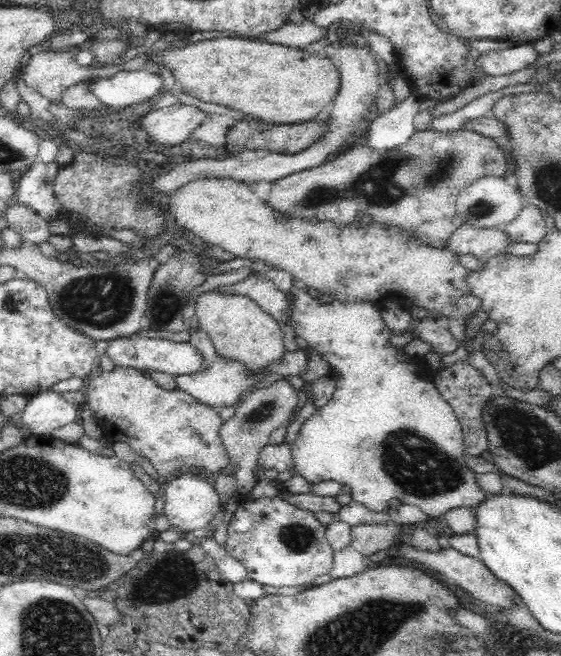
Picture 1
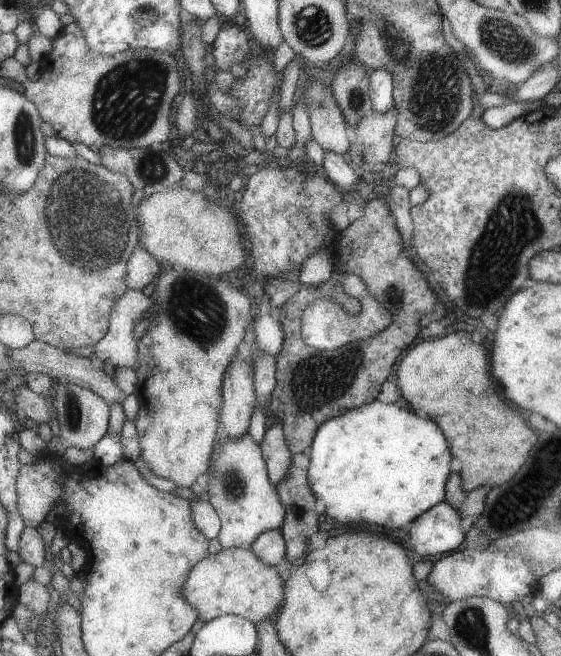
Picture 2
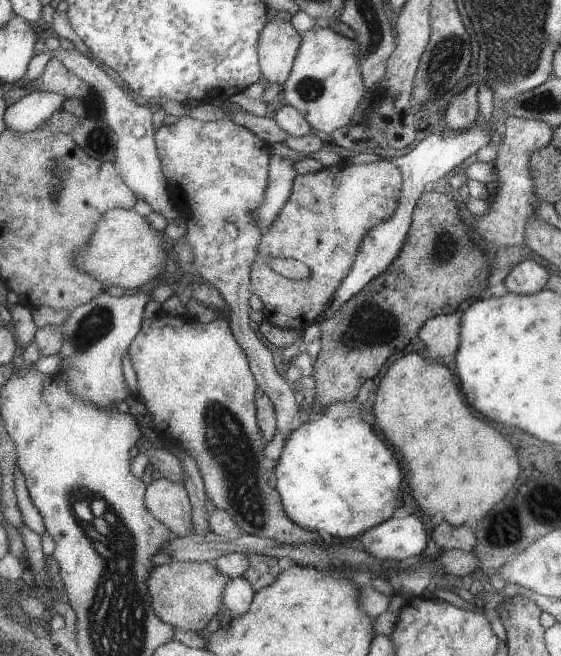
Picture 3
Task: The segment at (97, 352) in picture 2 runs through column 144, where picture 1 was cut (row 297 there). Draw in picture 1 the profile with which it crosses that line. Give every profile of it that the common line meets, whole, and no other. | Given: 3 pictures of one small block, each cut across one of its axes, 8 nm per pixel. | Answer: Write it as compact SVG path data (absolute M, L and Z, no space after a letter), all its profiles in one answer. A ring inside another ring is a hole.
M298 285L294 286L291 293L294 294L295 298L294 308L291 312L291 320L294 327L296 327L297 337L306 341L309 344L309 348L318 352L321 358L328 362L330 370L334 370L334 375L336 375L336 388L334 388L332 400L322 406L322 408L314 410L302 422L297 438L291 446L291 455L295 464L294 470L296 474L304 476L311 485L318 484L322 481L334 481L339 482L341 485L349 486L351 488L352 500L358 502L360 505L364 505L368 510L372 510L375 513L384 511L388 506L388 502L394 498L398 499L400 504L418 506L424 514L427 514L432 519L436 519L452 509L476 508L484 500L486 494L477 483L475 473L466 465L460 423L452 407L442 398L442 395L438 392L434 384L434 370L426 365L421 358L410 358L402 348L391 345L390 341L394 333L384 325L381 317L381 309L374 306L373 303L362 301L342 303L334 300L330 303L322 304L320 299L317 298L317 295Z

